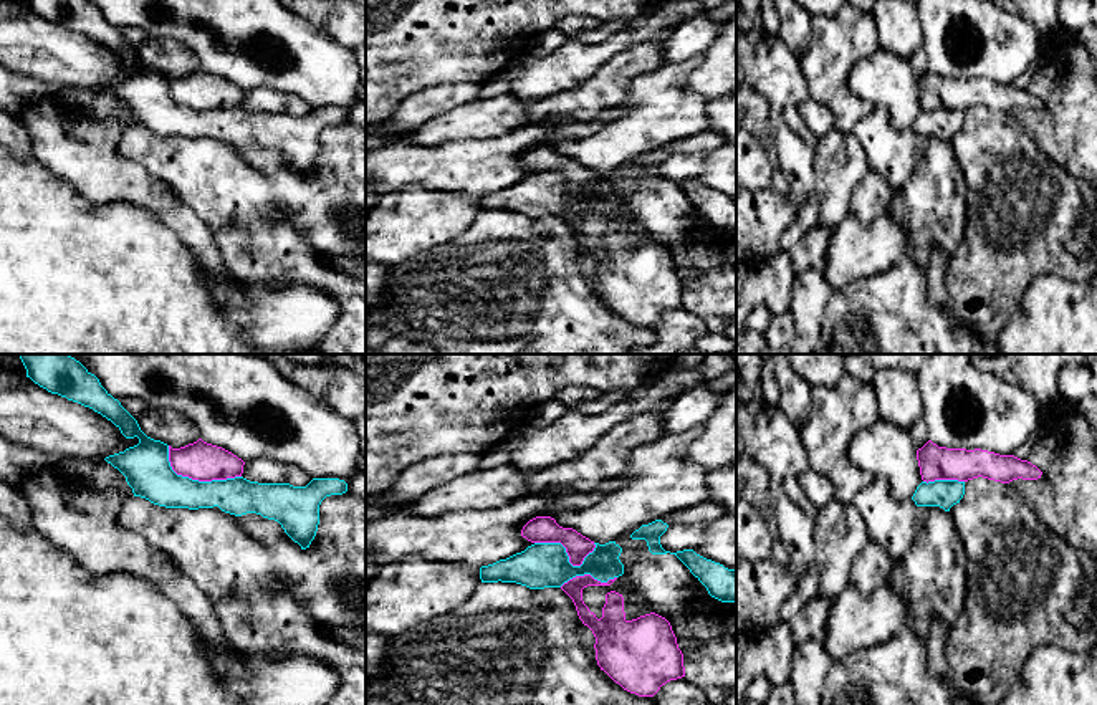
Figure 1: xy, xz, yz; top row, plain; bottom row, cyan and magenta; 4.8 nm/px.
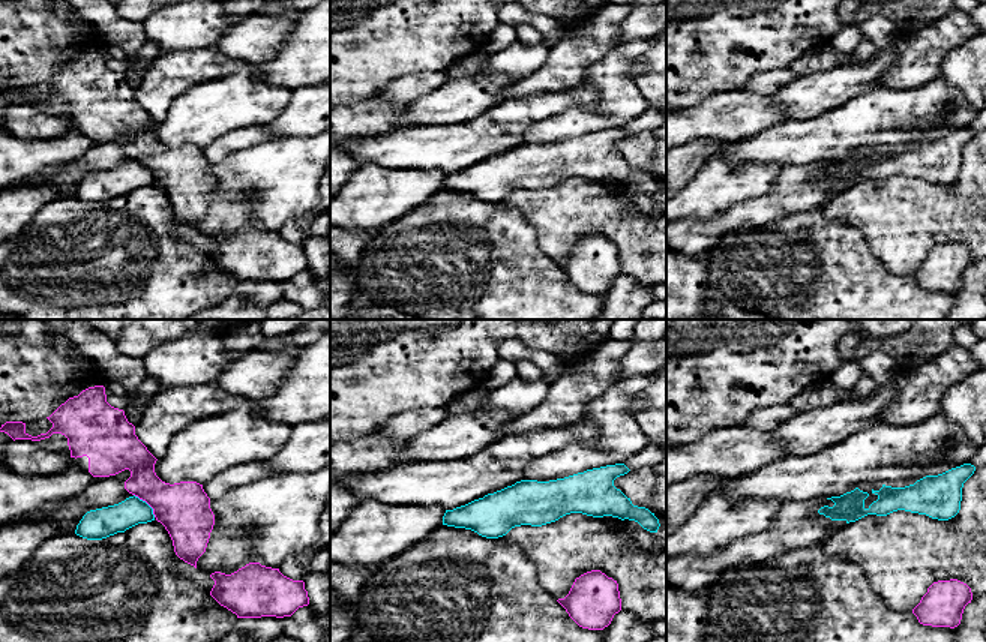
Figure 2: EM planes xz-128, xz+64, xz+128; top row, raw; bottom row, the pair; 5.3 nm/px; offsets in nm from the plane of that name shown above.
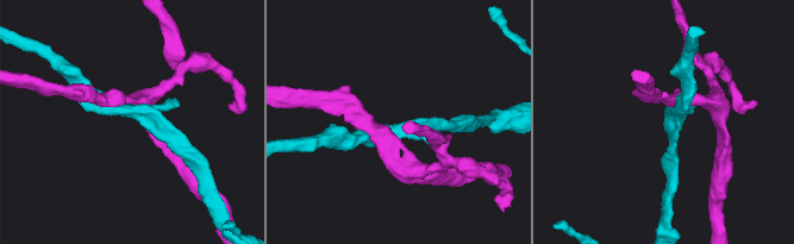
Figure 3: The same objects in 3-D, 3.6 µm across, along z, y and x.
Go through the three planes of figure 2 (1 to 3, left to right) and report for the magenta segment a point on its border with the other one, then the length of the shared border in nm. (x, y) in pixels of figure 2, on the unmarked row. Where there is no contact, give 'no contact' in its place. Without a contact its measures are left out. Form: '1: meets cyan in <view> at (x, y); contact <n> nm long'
1: meets cyan in xz-128 at (147, 168); contact 170 nm long
2: no contact
3: no contact

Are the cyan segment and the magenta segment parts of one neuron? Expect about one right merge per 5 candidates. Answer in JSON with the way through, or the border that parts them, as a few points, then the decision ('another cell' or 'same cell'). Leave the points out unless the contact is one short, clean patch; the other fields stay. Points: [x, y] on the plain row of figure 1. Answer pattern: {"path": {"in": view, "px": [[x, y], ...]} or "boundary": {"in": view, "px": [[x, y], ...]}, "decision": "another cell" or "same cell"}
{"decision": "another cell"}

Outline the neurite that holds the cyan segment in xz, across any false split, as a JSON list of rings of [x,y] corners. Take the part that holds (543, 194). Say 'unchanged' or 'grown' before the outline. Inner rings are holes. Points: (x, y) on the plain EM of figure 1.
unchanged; [[[616,170],[594,172],[581,195],[572,195],[561,172],[534,172],[506,189],[480,197],[481,212],[516,212],[529,218],[561,217],[576,205],[591,204],[601,212],[624,204],[619,185],[622,177]]]

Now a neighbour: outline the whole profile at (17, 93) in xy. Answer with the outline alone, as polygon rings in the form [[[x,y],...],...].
[[[0,65],[0,109],[20,116],[45,99],[53,99],[68,114],[94,119],[116,119],[122,127],[134,126],[126,106],[104,88],[63,88],[5,70]]]

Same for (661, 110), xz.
[[[705,51],[635,76],[624,103],[627,113],[620,119],[607,122],[592,136],[559,142],[556,152],[606,174],[632,157],[707,131],[708,99],[687,89],[687,78],[703,58]]]

